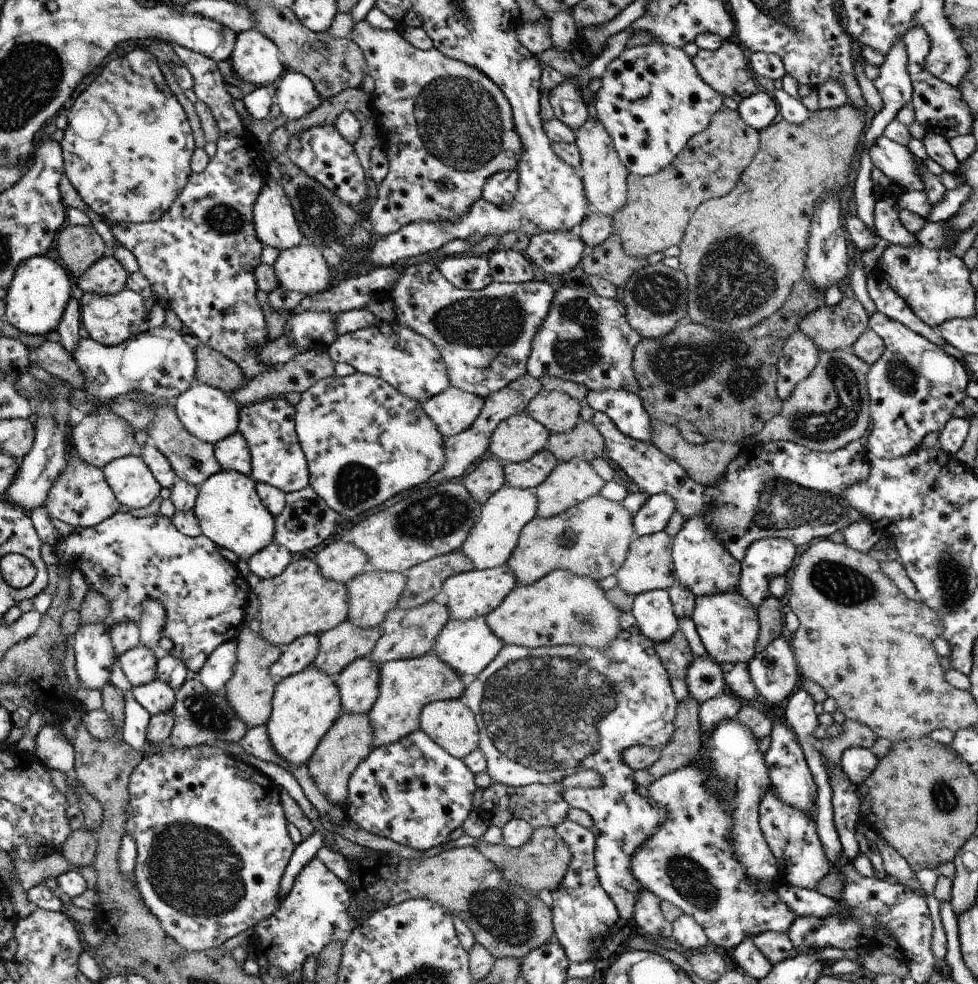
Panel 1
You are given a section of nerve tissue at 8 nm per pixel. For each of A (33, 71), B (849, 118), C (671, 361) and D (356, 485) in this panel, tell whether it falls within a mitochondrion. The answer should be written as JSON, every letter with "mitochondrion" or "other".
{"A":"mitochondrion","B":"other","C":"mitochondrion","D":"mitochondrion"}

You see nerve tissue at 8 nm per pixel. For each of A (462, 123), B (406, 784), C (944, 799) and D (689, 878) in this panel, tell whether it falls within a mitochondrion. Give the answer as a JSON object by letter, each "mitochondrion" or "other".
{"A":"mitochondrion","B":"other","C":"mitochondrion","D":"mitochondrion"}

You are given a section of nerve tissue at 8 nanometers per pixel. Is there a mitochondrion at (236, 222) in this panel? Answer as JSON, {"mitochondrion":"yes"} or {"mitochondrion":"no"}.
{"mitochondrion":"yes"}

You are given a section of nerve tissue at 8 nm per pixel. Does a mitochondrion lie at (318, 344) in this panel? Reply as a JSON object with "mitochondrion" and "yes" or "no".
{"mitochondrion":"no"}

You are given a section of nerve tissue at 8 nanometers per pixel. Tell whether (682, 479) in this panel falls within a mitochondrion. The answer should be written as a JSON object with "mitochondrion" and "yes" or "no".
{"mitochondrion":"no"}

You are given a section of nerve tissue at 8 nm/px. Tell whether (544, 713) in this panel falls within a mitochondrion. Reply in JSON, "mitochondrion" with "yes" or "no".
{"mitochondrion":"yes"}

